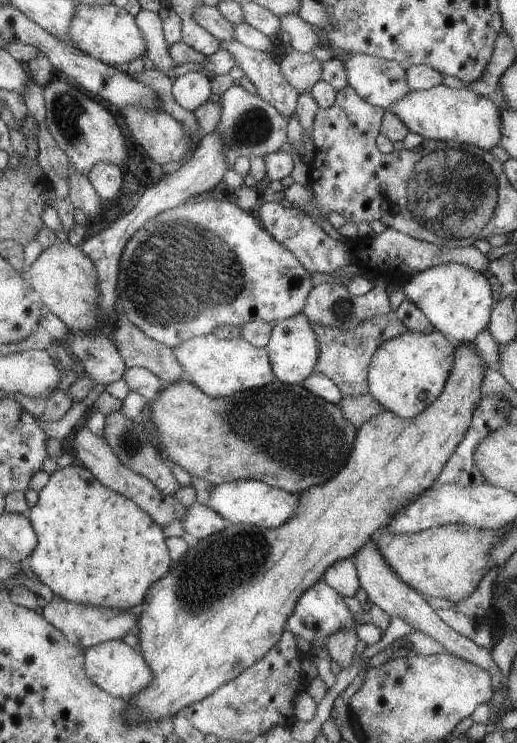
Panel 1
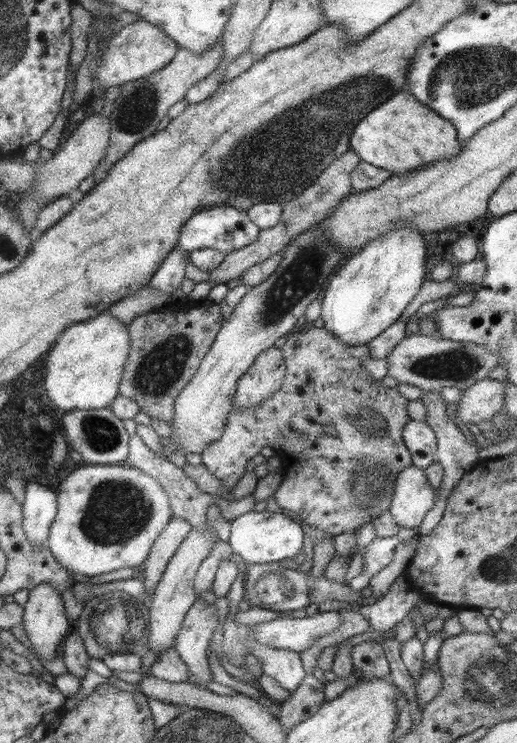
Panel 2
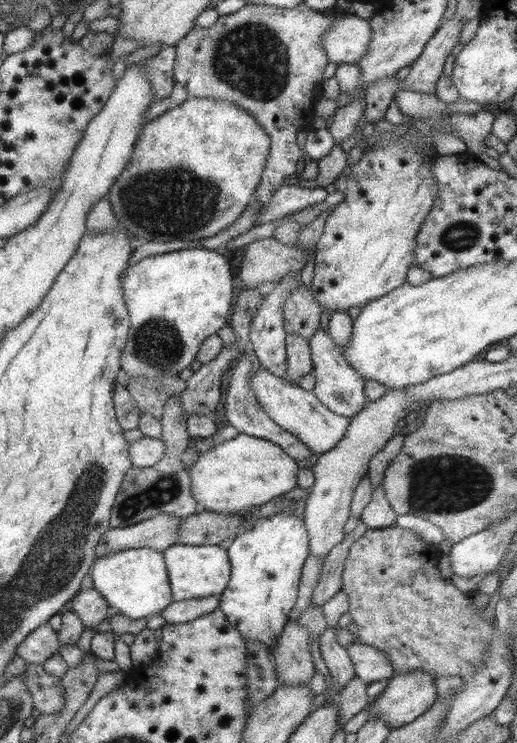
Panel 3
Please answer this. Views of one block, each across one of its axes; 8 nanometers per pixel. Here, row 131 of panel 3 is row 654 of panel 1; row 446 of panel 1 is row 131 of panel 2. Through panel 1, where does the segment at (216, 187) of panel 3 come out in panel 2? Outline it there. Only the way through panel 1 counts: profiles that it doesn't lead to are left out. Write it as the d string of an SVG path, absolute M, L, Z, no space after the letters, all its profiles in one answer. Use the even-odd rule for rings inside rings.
M401 90L370 110L353 127L349 136L349 150L361 162L397 175L419 170L437 160L455 157L459 154L461 145L457 143L455 127L448 120L429 110L410 92Z

